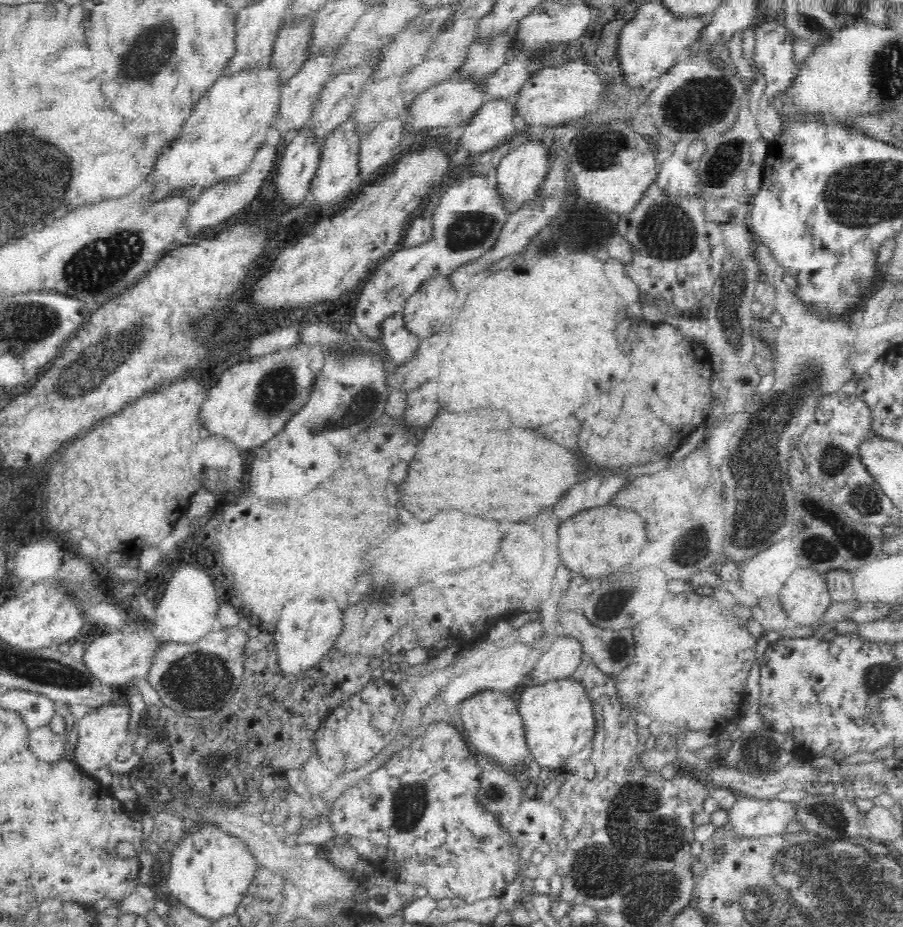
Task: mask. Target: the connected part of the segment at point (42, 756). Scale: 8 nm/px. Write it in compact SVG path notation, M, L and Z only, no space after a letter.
M42 725L28 732L29 750L40 761L60 762L69 756L71 745L55 728Z

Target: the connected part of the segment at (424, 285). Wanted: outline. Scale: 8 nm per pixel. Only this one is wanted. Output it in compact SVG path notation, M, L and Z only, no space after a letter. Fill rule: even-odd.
M438 276L423 280L405 302L404 324L420 338L436 332L456 306L454 296L446 280Z

